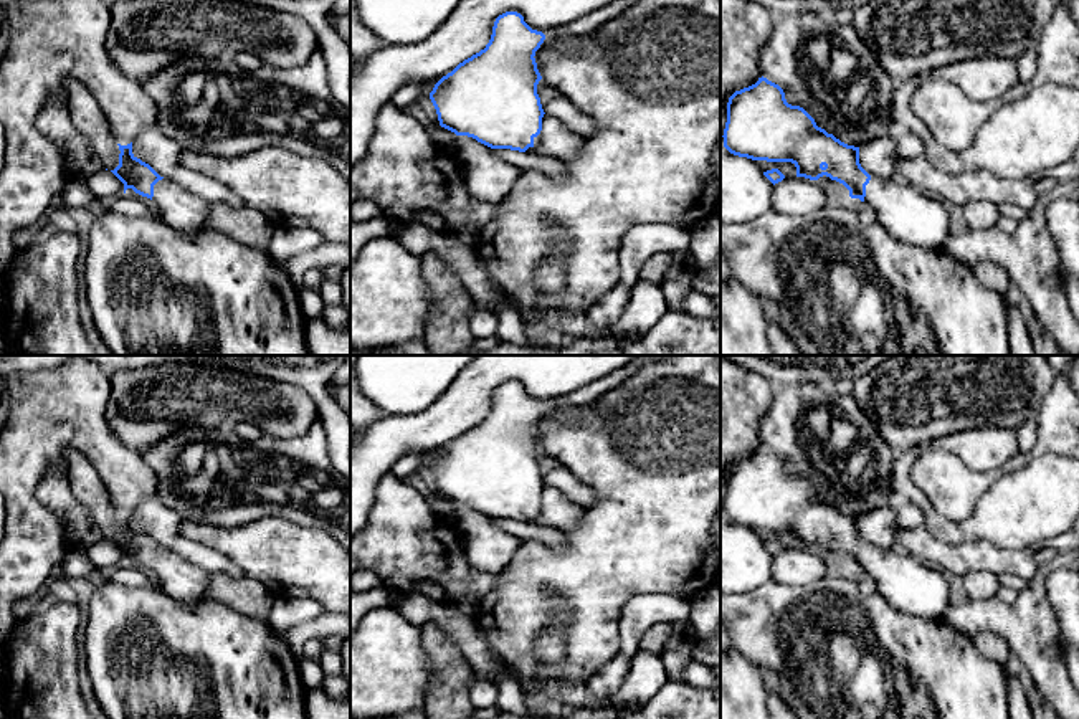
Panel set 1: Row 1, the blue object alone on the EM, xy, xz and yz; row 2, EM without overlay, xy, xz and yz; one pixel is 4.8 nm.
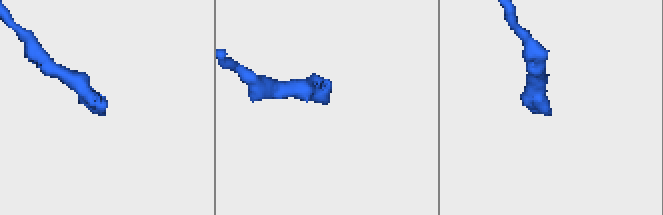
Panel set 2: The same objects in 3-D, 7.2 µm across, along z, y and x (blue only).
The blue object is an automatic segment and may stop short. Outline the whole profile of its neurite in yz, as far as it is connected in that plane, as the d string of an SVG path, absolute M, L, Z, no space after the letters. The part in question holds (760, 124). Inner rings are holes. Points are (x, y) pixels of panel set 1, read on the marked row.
M763 76L729 98L722 137L734 155L791 162L796 177L818 180L826 175L843 183L849 197L867 203L886 231L904 245L942 250L950 236L950 212L942 202L912 185L869 175L859 164L859 147L818 127Z

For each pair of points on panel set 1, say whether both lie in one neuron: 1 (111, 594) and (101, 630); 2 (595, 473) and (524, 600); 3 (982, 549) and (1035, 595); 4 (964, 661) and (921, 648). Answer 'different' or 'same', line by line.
1: same
2: same
3: different
4: same

